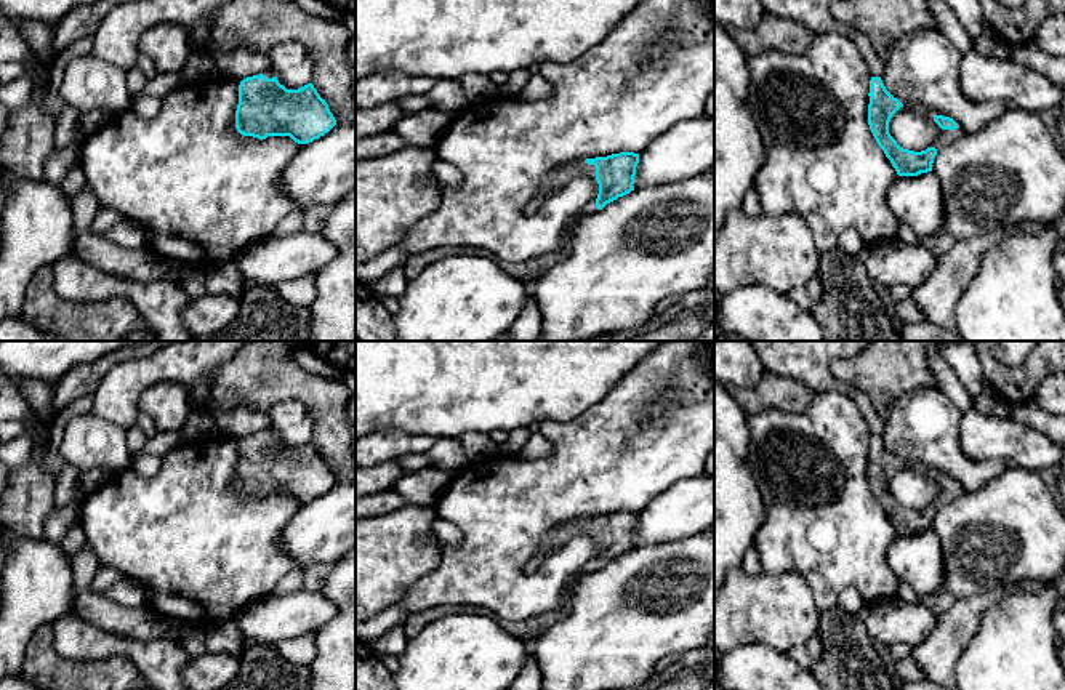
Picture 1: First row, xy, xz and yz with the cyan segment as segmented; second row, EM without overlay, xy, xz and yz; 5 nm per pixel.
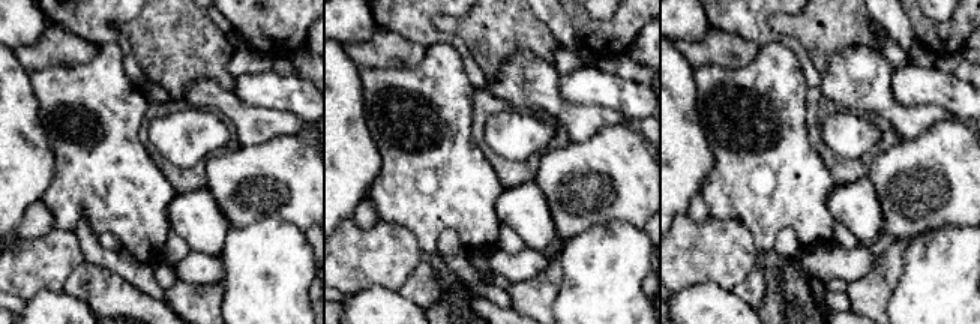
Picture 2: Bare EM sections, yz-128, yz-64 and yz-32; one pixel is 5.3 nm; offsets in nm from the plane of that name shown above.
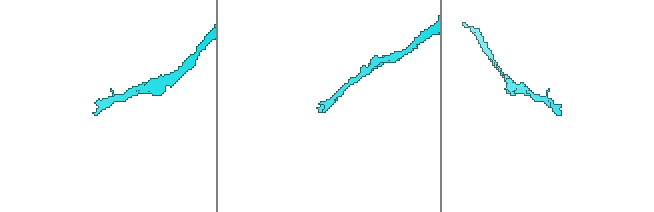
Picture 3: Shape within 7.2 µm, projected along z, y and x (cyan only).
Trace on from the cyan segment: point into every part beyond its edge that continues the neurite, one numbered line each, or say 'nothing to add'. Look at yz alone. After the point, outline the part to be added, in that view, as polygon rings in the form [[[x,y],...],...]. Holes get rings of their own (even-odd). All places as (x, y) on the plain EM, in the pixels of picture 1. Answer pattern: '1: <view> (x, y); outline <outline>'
1: yz (947, 495); outline [[[958,483],[956,488],[942,488],[940,487],[940,493],[938,498],[930,504],[935,506],[937,509],[943,504],[948,504],[951,501],[954,501],[958,496],[961,496],[966,490]]]

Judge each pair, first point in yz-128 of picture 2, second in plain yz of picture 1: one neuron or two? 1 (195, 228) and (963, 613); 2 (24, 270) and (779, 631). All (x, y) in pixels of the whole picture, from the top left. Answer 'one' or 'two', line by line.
1: two
2: one

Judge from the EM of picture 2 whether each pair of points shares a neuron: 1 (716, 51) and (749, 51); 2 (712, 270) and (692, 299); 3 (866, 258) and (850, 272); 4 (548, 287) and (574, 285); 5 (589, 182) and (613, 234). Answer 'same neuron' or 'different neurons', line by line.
1: same neuron
2: different neurons
3: same neuron
4: different neurons
5: different neurons

